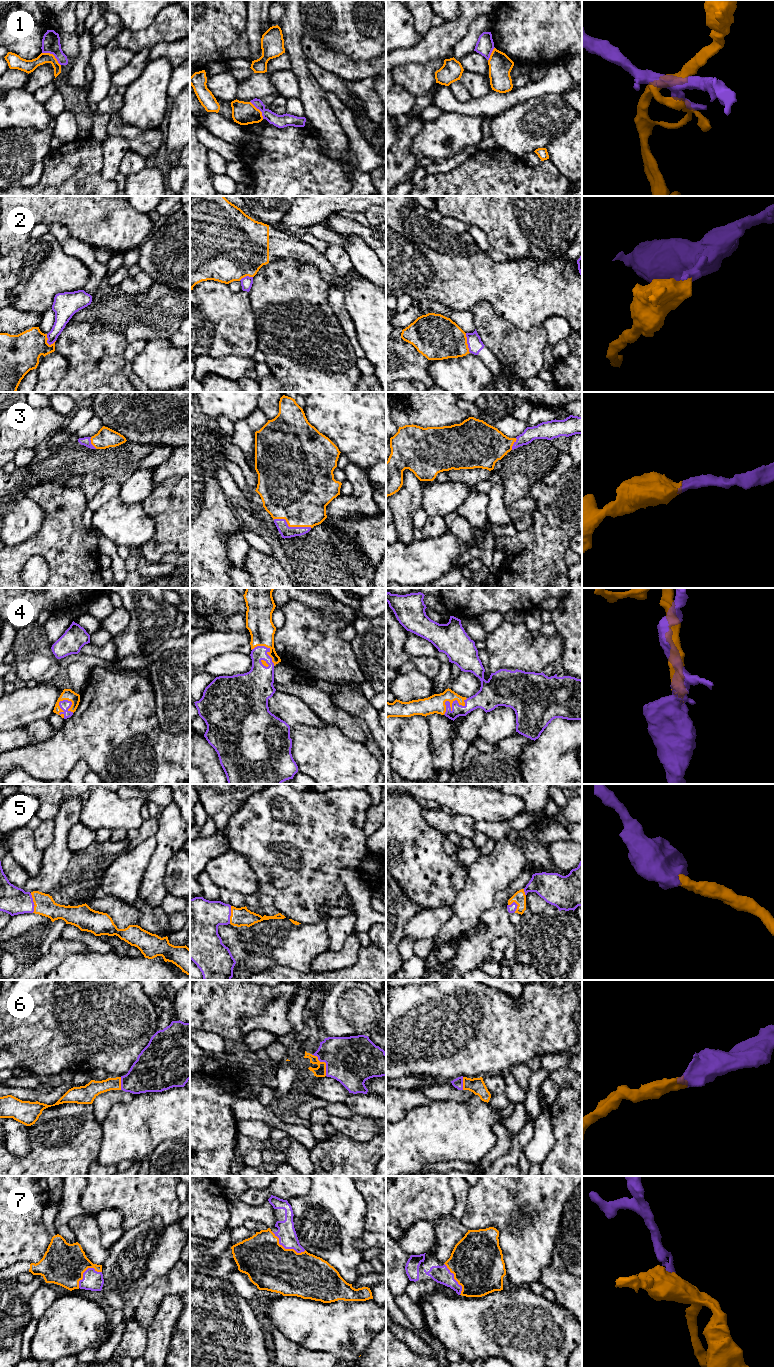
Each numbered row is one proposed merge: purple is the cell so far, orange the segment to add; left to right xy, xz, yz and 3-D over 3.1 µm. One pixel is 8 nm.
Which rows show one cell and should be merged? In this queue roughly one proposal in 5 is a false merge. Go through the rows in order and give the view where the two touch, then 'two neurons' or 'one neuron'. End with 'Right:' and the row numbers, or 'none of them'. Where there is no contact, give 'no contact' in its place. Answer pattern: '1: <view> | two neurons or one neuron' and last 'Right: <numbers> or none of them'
1: xy | two neurons
2: yz | two neurons
3: xz | one neuron
4: yz | one neuron
5: xy | one neuron
6: xz | one neuron
7: xz | one neuron
Right: 3, 4, 5, 6, 7

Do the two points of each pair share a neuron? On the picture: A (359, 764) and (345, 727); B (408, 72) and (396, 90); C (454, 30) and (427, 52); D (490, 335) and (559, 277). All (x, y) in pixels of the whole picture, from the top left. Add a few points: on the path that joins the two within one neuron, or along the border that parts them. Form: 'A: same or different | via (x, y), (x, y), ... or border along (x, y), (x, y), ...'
A: different | border along (329, 724), (336, 725), (348, 737), (365, 744)
B: different | border along (396, 83), (403, 86), (417, 98)
C: same | via (447, 35), (434, 46)
D: different | border along (490, 304), (497, 314), (518, 328), (529, 329)

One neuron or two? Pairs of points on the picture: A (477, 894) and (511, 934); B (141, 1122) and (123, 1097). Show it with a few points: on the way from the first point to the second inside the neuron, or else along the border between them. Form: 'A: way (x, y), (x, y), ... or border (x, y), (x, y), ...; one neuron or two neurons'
A: border (503, 889), (496, 893), (494, 903), (478, 921); two neurons
B: border (134, 1094), (127, 1102), (116, 1102), (107, 1115); two neurons

